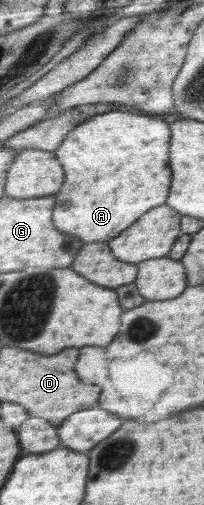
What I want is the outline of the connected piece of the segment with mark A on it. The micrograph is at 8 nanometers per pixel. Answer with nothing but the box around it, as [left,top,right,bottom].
[53,108,173,245]

